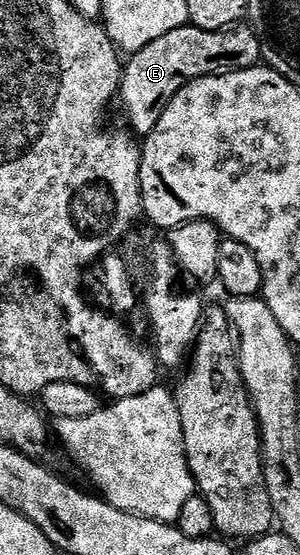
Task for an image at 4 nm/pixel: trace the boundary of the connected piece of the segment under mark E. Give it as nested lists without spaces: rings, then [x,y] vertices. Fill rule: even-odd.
[[[192,25],[171,29],[146,48],[128,56],[121,72],[119,103],[125,106],[125,115],[134,127],[132,130],[144,137],[159,125],[159,117],[163,109],[171,105],[175,93],[191,81],[255,67],[262,59],[262,36],[249,25],[234,25],[223,31],[208,31]]]

